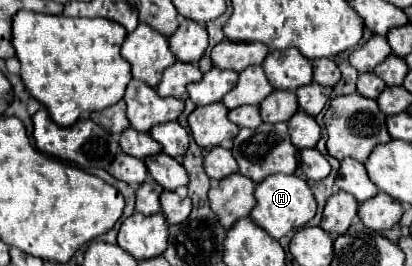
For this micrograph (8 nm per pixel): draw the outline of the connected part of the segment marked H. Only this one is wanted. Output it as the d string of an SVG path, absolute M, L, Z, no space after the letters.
M272 174L256 184L254 196L256 196L256 206L250 212L250 218L276 240L280 240L284 234L292 230L306 226L316 214L314 194L306 184L306 180L300 178L298 174Z

